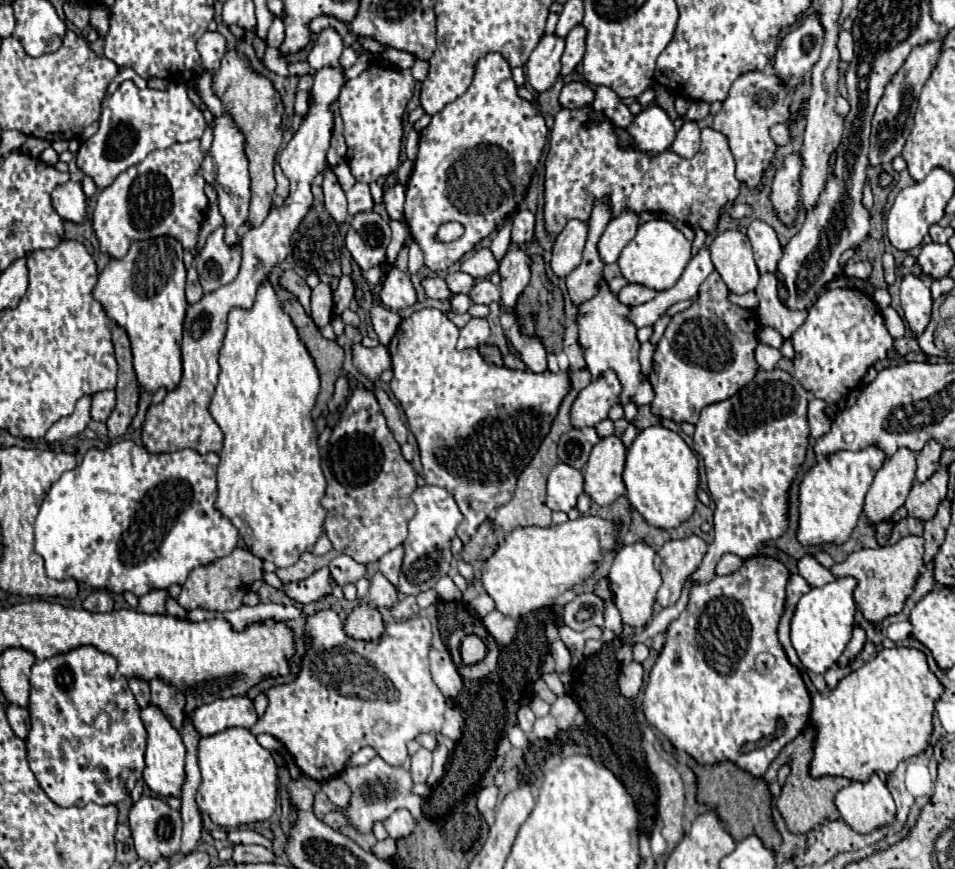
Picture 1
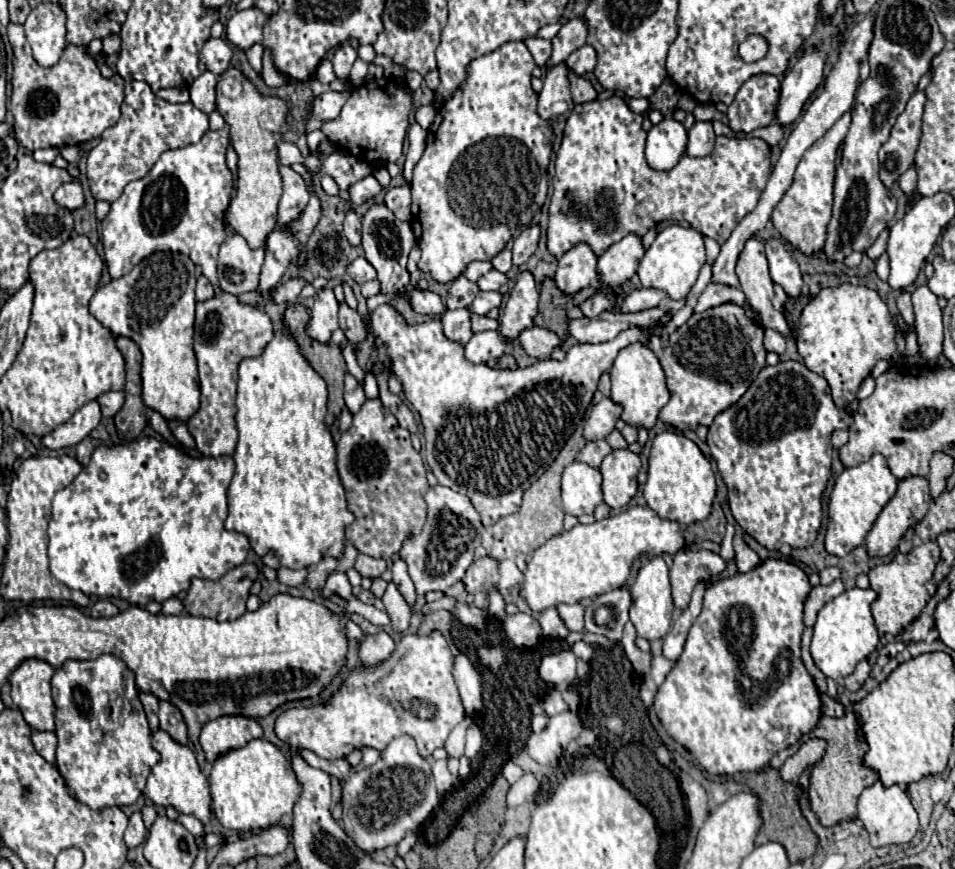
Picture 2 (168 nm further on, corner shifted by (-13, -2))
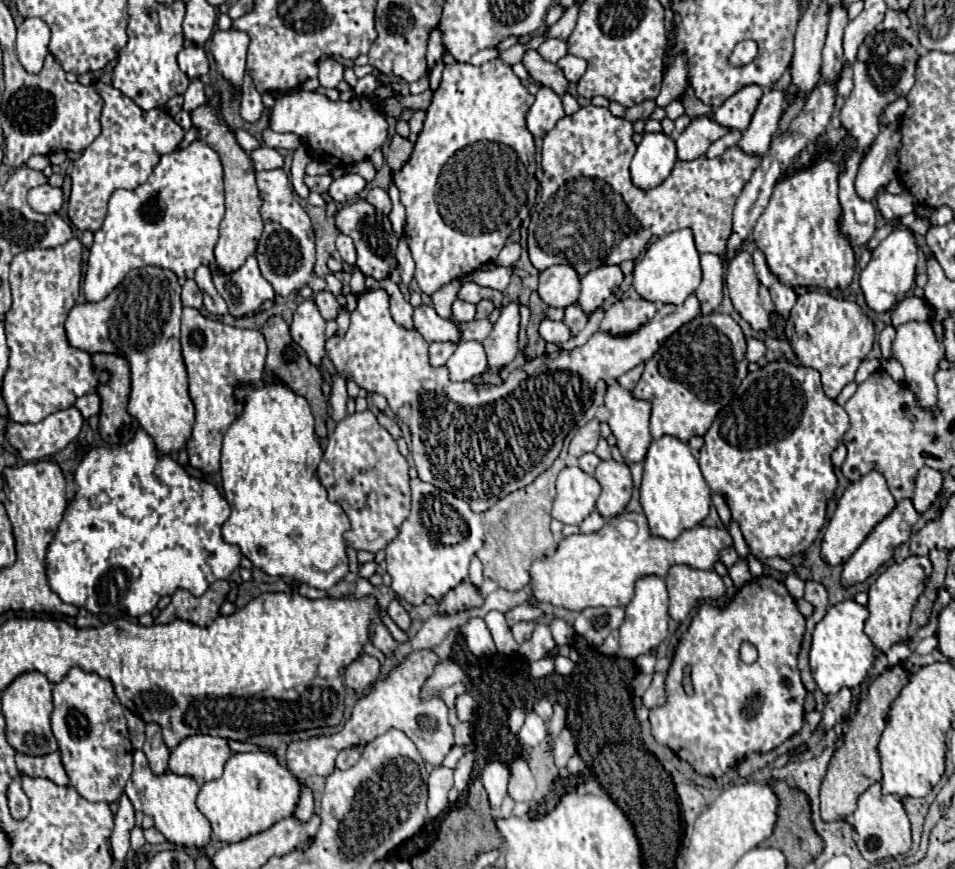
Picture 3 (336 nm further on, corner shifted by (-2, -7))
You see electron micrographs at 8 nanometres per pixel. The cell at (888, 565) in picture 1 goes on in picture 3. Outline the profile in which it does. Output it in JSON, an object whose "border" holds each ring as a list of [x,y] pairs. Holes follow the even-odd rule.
{"border":[[[909,555],[903,563],[889,565],[869,587],[869,619],[865,621],[865,633],[873,641],[873,645],[879,651],[887,651],[891,645],[901,643],[909,637],[909,621],[913,605],[917,603],[917,597],[925,589],[925,583],[931,575],[931,561],[929,557]]]}

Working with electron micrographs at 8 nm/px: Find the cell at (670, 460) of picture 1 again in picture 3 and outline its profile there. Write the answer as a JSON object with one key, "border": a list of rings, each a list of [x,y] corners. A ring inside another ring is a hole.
{"border":[[[669,435],[653,441],[647,451],[639,495],[651,533],[665,539],[675,539],[681,531],[697,527],[707,517],[711,505],[709,485],[705,483],[699,463],[691,455],[689,445]]]}

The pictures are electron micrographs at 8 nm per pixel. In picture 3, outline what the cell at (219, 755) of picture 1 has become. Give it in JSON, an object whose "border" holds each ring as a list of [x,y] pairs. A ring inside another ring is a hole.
{"border":[[[235,753],[225,763],[219,779],[201,785],[197,795],[197,809],[209,819],[213,833],[225,843],[243,841],[261,833],[277,821],[291,817],[299,799],[299,783],[289,769],[281,767],[273,755],[267,753]]]}

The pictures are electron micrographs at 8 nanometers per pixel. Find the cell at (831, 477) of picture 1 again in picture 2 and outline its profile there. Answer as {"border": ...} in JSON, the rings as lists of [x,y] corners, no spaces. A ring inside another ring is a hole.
{"border":[[[874,454],[868,462],[846,468],[832,490],[830,496],[830,508],[828,508],[828,530],[826,530],[826,552],[834,556],[846,556],[854,548],[858,548],[866,534],[870,532],[872,524],[876,522],[882,508],[888,504],[888,500],[896,494],[898,480],[892,476],[884,456]]]}

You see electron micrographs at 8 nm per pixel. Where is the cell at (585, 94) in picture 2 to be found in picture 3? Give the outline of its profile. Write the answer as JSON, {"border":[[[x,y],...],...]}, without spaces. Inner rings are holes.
{"border":[[[527,51],[523,55],[523,65],[527,67],[529,75],[545,85],[545,87],[551,87],[557,95],[565,95],[567,89],[569,89],[569,81],[565,79],[565,75],[561,73],[561,69],[555,65],[555,63],[549,63],[549,61],[543,61],[541,55],[537,51]]]}

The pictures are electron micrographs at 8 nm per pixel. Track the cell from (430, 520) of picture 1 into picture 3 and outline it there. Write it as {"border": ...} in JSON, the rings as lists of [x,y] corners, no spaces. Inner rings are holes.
{"border":[[[411,479],[413,505],[409,519],[401,525],[397,539],[387,547],[387,573],[393,583],[391,589],[399,599],[411,605],[423,605],[425,597],[441,601],[441,597],[467,579],[467,569],[471,557],[483,545],[483,523],[469,505],[451,493],[439,491],[437,487],[423,483],[421,479]],[[431,517],[443,517],[443,523],[433,523]],[[453,517],[453,521],[449,521]],[[457,517],[457,519],[455,519]]]}

